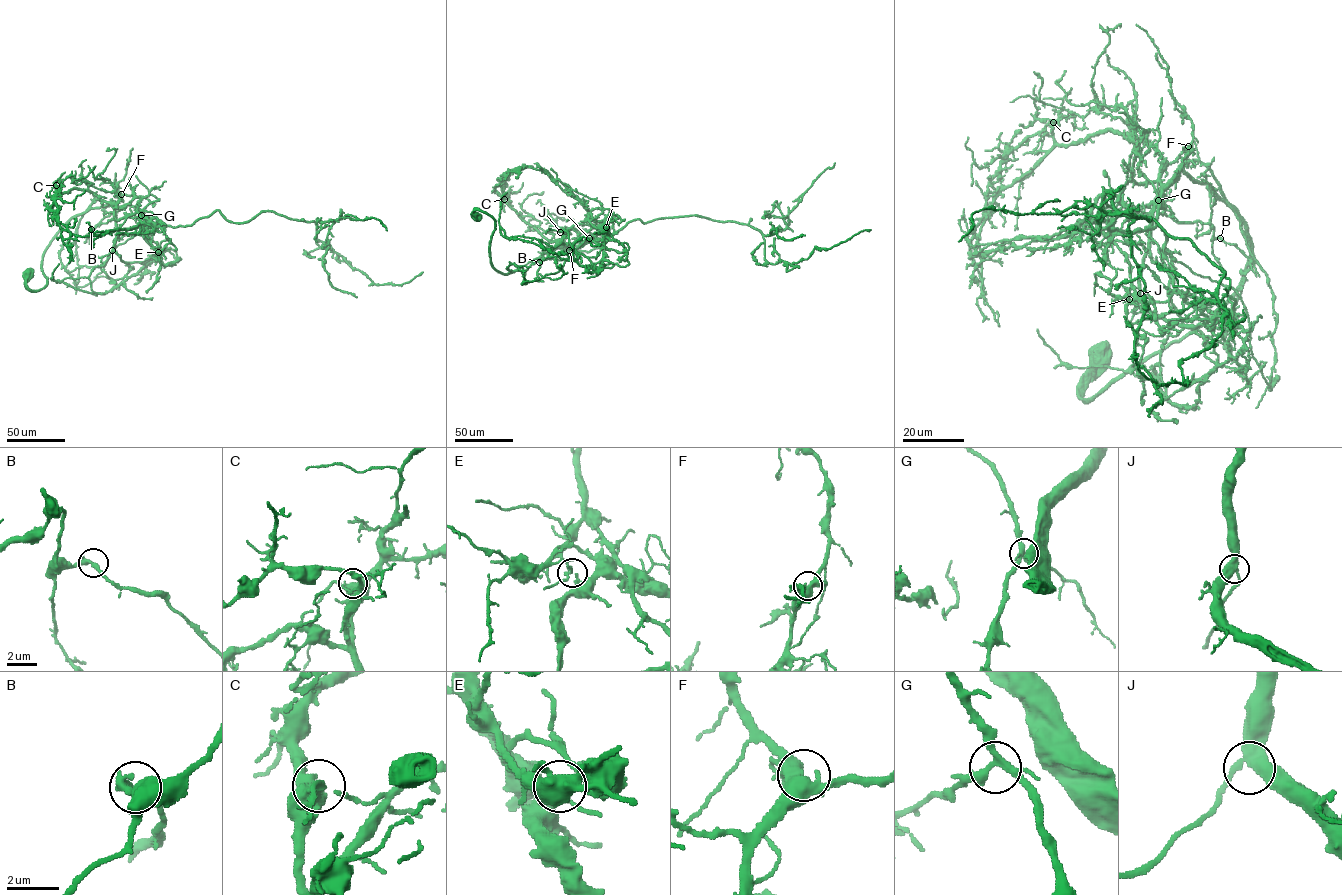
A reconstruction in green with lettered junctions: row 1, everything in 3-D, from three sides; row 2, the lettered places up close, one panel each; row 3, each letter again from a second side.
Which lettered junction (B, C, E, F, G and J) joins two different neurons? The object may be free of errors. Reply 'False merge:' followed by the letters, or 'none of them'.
False merge: none of them

